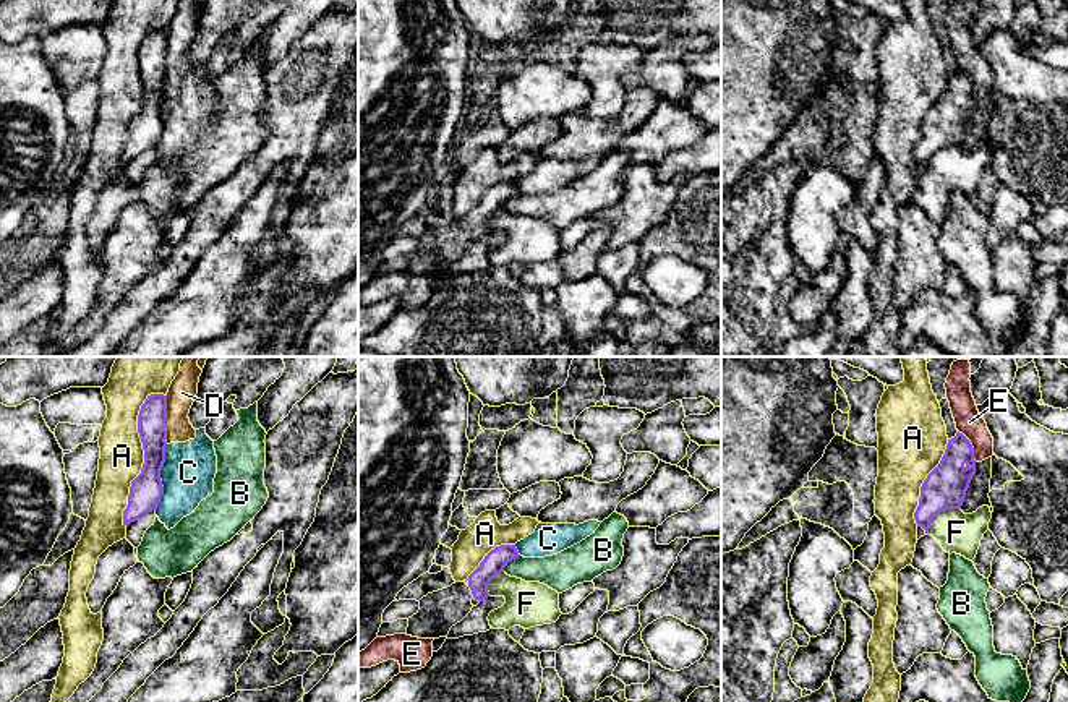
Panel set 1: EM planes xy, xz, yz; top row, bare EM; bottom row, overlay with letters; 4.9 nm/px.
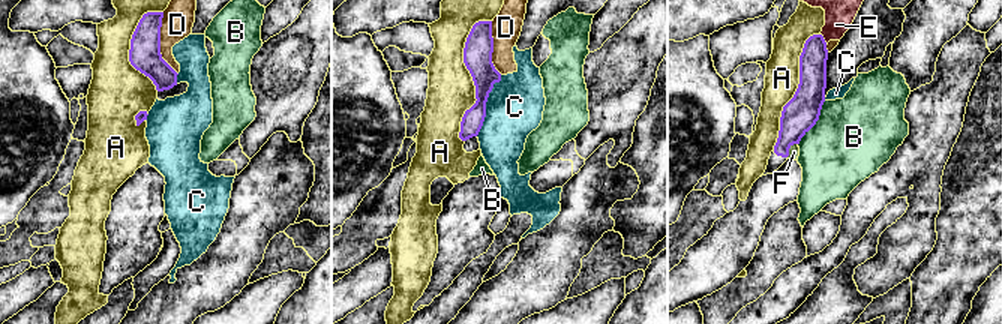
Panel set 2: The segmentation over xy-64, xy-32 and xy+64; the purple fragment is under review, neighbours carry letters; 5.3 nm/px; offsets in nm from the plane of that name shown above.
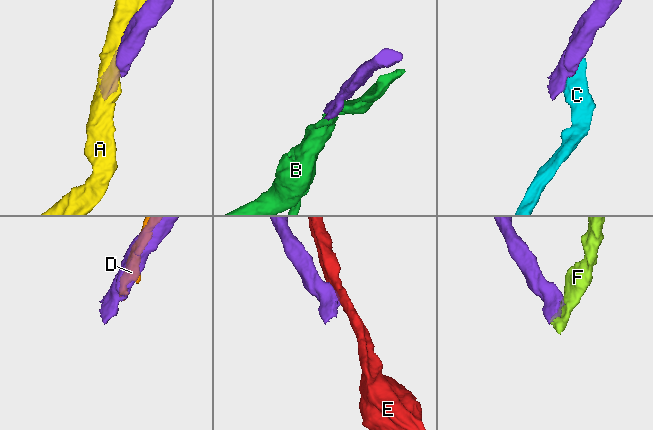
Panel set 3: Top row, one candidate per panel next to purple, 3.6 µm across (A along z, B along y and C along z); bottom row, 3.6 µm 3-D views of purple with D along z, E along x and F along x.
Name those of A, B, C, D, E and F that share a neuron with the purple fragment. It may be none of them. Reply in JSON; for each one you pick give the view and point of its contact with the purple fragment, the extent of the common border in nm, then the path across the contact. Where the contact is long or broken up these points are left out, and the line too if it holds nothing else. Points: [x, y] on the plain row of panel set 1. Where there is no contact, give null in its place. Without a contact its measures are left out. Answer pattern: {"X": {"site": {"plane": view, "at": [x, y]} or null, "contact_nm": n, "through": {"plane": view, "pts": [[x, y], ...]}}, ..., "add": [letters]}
{"add": []}

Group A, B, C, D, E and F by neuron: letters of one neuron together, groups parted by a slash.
A / B / C D / E / F

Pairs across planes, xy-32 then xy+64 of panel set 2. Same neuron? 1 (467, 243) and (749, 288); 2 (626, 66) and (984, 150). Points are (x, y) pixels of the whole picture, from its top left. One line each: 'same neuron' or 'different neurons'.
1: same neuron
2: different neurons

